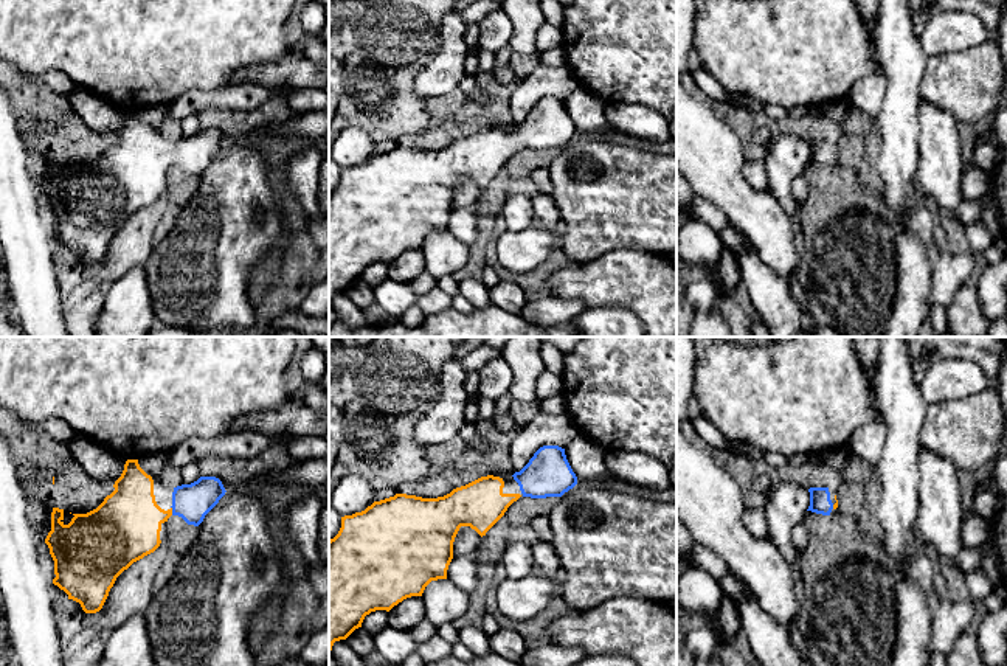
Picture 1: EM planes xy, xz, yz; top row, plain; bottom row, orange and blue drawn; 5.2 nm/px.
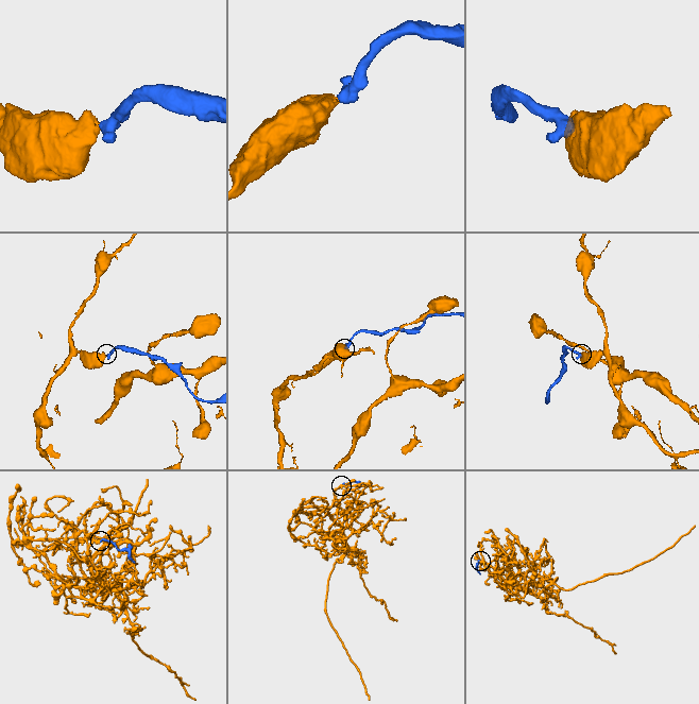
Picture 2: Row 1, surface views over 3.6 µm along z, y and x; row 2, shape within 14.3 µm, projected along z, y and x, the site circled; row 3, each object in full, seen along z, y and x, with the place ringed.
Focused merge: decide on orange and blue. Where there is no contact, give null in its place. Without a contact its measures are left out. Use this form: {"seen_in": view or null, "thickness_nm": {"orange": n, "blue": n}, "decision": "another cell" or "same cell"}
{"seen_in": "xy", "thickness_nm": {"orange": 360, "blue": 190}, "decision": "same cell"}

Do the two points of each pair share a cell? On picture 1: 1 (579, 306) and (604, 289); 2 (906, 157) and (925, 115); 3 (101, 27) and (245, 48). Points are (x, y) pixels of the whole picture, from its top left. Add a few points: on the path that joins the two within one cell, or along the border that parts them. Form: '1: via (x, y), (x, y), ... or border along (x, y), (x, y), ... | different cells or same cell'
1: border along (553, 294), (562, 298), (579, 298), (587, 308) | different cells
2: border along (919, 98), (916, 166) | different cells
3: via (137, 27), (210, 27) | same cell

